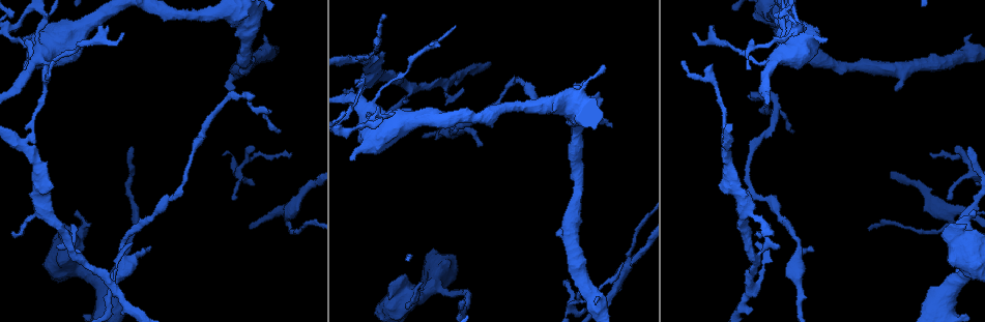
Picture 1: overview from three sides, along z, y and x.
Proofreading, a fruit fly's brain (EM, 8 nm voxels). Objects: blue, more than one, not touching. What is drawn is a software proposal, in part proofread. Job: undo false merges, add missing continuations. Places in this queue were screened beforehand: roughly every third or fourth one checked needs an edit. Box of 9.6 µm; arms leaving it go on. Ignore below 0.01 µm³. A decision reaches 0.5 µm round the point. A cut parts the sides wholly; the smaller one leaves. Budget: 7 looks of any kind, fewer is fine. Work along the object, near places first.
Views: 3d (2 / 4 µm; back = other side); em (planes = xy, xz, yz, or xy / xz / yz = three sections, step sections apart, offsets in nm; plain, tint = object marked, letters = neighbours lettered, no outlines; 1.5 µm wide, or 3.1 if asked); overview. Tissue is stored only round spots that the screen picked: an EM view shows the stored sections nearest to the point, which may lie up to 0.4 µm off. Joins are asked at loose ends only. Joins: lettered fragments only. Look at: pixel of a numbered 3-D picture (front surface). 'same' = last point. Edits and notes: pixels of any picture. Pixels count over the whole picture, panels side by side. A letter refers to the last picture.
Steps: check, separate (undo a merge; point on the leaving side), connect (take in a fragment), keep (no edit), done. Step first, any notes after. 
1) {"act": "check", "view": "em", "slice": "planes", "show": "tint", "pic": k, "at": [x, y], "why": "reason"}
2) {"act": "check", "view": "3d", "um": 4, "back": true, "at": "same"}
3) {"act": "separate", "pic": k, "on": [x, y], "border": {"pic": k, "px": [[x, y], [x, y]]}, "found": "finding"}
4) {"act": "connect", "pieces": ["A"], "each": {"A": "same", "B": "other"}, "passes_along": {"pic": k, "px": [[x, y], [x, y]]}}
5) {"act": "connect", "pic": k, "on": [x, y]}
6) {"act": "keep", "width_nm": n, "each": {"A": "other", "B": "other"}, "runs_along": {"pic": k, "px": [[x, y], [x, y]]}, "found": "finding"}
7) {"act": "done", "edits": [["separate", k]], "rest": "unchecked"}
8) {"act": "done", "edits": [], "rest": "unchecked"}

{"act": "check", "view": "3d", "um": 4, "back": true, "pic": 1, "at": [279, 131], "why": "branch stops here"}

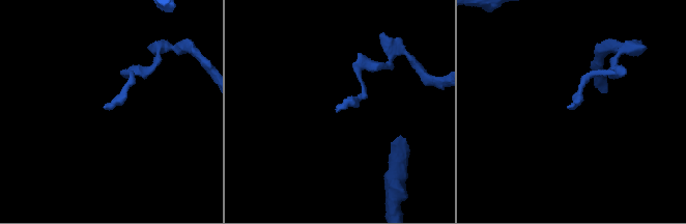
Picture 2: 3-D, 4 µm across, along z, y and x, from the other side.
{"act": "check", "view": "em", "slice": "xy", "step": 4, "show": "tint", "pic": 2, "at": [337, 112]}

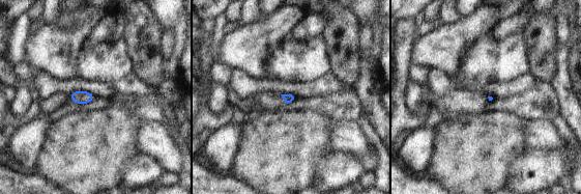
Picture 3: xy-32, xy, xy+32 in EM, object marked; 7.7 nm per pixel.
{"act": "check", "view": "em", "slice": "planes", "show": "letters", "at": "same"}

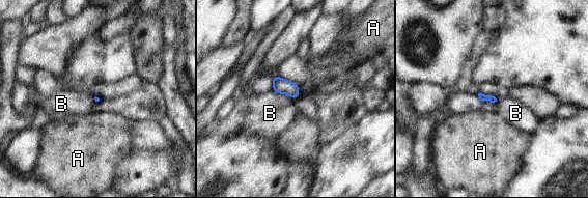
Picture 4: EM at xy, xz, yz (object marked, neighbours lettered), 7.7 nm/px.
{"act": "keep", "each": {"A": "other", "B": "other"}, "border": {"pic": 4, "px": [[273, 89], [294, 98]]}, "found": "no lettered fragment goes on from it"}

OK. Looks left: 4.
{"act": "check", "view": "em", "slice": "planes", "show": "letters", "pic": 1, "at": [79, 257], "why": "arms part here"}

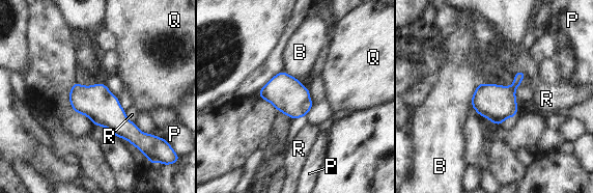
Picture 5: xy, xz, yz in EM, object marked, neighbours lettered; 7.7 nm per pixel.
{"act": "keep", "each": {"B": "other", "P": "other", "Q": "other", "R": "other"}, "border": {"pic": 5, "px": [[476, 87], [472, 98], [472, 107]]}, "found": "one cell here"}

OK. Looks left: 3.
{"act": "check", "view": "em", "slice": "xz", "step": 4, "show": "letters", "pic": 1, "at": [950, 200], "why": "thin end"}

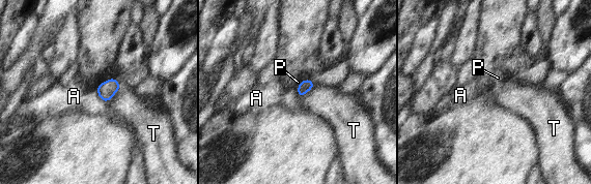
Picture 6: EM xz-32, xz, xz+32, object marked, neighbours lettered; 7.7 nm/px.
{"act": "check", "view": "em", "slice": "xy", "step": 8, "show": "letters", "at": "same"}

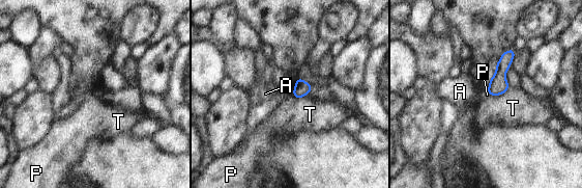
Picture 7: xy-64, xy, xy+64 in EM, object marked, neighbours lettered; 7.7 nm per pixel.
{"act": "keep", "each": {"A": "other", "P": "other", "T": "other"}, "border": {"pic": 7, "px": [[290, 94], [297, 98]]}, "found": "none of them fits"}

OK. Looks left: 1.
{"act": "done", "edits": [], "rest": "unchecked"}

